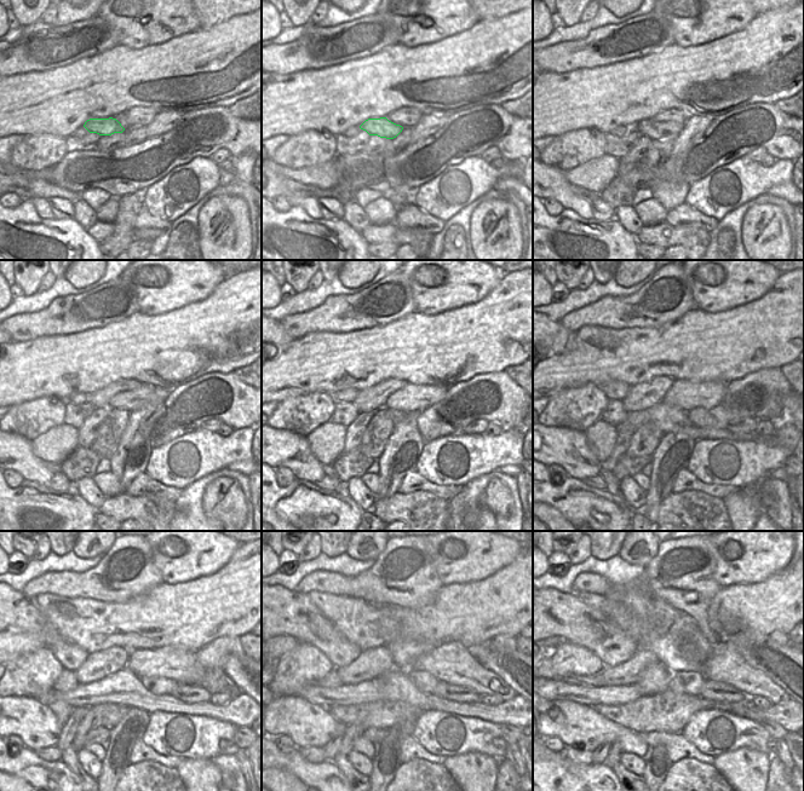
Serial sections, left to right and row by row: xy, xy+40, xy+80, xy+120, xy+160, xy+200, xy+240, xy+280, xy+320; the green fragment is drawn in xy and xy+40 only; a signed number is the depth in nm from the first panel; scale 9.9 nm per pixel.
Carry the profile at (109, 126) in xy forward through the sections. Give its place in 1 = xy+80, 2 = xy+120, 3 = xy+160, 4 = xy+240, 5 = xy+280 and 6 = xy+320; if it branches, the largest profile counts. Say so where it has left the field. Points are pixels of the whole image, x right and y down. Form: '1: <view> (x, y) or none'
1: xy+80 (655, 130)
2: xy+120 (130, 400)
3: xy+160 (409, 398)
4: xy+240 (177, 663)
5: xy+280 (451, 662)
6: xy+320 (725, 664)

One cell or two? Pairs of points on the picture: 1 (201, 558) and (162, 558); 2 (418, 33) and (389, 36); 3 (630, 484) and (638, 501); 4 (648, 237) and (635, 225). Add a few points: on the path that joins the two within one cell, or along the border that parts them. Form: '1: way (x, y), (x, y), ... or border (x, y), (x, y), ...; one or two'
1: way (191, 558), (172, 559); one
2: border (378, 13), (396, 30), (397, 42); two
3: way (630, 488), (636, 497); one
4: border (644, 225), (635, 236); two

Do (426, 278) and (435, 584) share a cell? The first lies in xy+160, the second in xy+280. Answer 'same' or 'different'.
different

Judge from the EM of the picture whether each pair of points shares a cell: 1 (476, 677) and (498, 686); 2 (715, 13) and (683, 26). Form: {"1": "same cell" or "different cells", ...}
{"1": "same cell", "2": "same cell"}

